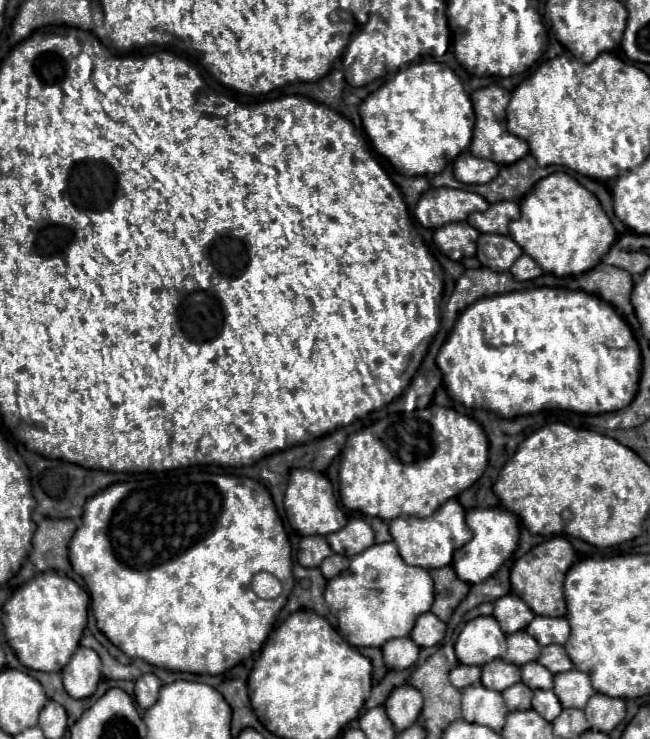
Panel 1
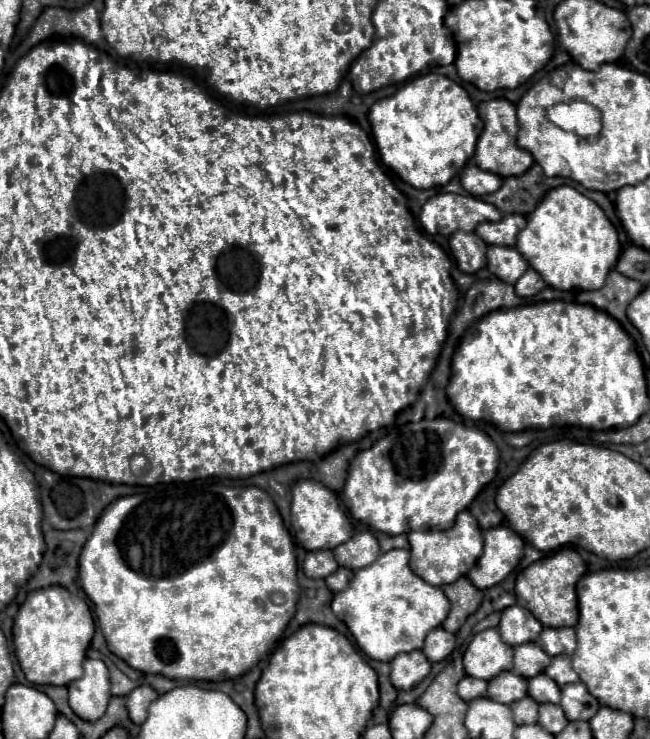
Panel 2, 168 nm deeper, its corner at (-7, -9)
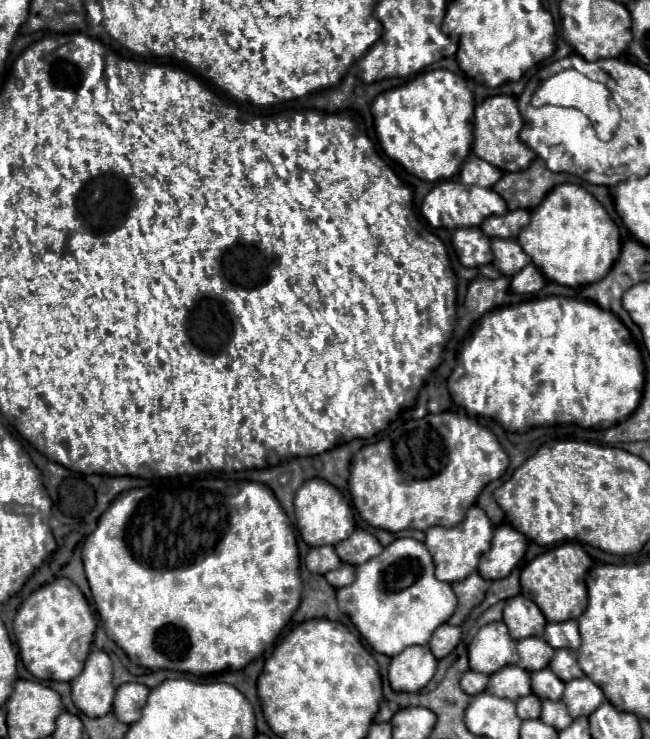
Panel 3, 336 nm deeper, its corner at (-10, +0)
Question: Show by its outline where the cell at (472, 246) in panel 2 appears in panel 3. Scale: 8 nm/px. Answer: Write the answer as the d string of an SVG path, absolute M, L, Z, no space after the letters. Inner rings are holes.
M480 227L456 229L452 237L452 245L464 267L482 267L492 263L490 237L484 235Z

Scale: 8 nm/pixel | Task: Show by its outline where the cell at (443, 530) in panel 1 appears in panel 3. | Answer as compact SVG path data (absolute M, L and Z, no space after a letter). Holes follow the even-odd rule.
M472 505L468 509L466 519L456 525L456 527L430 527L426 529L426 539L424 545L430 551L434 565L436 565L436 577L440 581L446 583L454 583L454 581L462 581L464 577L468 577L468 573L476 571L478 559L480 555L484 555L488 551L488 545L492 541L492 523L486 517L486 513Z

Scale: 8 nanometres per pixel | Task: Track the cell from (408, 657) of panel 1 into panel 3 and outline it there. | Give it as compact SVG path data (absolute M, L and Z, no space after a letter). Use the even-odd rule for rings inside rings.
M414 645L392 657L388 679L392 689L416 693L420 691L436 671L436 657L426 645Z

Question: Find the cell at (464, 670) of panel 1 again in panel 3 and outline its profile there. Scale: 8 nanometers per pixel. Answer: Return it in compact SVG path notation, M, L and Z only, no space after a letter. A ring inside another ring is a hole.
M466 671L462 681L460 681L462 689L468 693L468 695L476 695L476 693L482 693L488 685L488 675L484 673L476 673L476 671Z

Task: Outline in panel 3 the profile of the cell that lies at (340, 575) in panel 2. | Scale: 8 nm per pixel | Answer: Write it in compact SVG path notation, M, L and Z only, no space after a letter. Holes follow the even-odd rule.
M342 563L338 569L334 569L332 573L326 575L326 581L332 585L332 587L344 587L344 585L350 585L354 581L354 565L350 563Z

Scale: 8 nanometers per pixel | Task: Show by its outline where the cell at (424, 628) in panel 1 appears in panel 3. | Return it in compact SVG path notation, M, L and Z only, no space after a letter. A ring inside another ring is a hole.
M450 623L440 625L440 627L434 631L434 635L432 635L430 643L428 643L430 651L434 653L434 657L436 657L436 659L446 657L446 655L458 645L460 633L462 633L460 627L454 627L454 625L450 625Z

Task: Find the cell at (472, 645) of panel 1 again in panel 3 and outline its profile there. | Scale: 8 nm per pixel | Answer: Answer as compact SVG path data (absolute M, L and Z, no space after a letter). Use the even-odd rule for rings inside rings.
M494 621L474 635L468 645L470 669L492 675L504 665L516 665L516 641L510 637L504 621Z

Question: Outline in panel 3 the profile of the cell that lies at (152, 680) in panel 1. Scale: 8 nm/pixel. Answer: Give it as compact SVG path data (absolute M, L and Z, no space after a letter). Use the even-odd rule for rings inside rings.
M126 683L116 689L114 713L122 723L136 723L140 719L140 709L148 701L150 689L142 683Z

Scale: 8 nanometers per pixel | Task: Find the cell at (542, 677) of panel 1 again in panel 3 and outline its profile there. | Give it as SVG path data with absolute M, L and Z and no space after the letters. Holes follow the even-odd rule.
M548 667L532 673L532 691L540 699L558 701L564 693L564 681L560 681Z

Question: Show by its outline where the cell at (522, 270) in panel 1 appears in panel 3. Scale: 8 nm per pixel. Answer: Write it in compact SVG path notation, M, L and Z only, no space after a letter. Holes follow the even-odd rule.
M530 263L526 265L516 277L512 277L512 291L514 293L536 293L546 285L544 275Z

